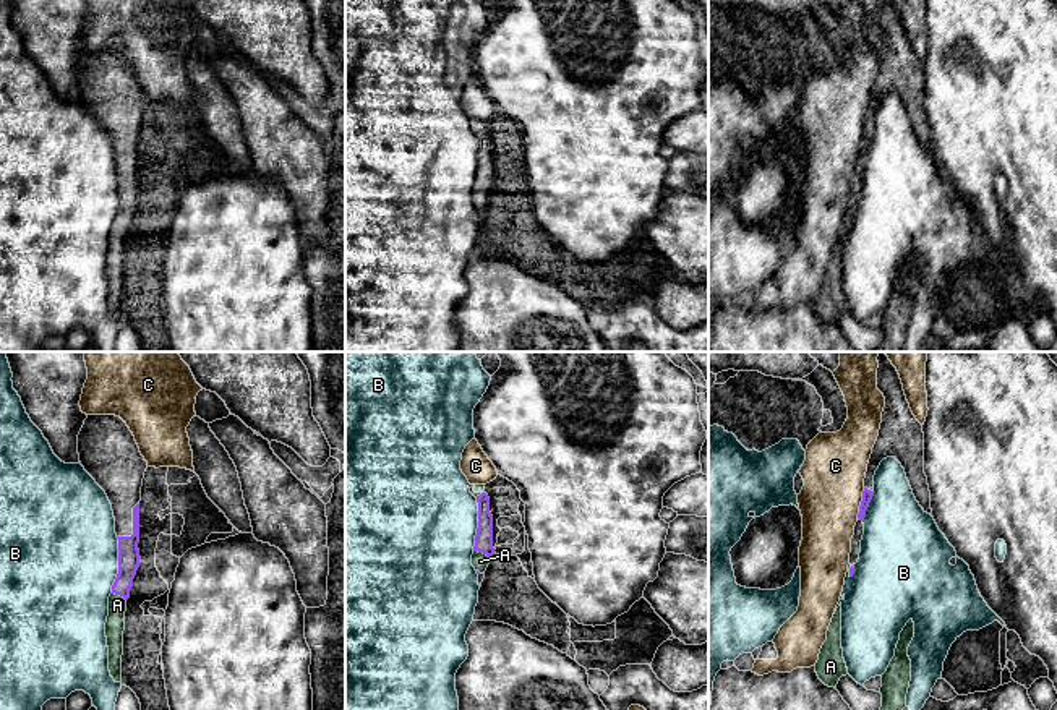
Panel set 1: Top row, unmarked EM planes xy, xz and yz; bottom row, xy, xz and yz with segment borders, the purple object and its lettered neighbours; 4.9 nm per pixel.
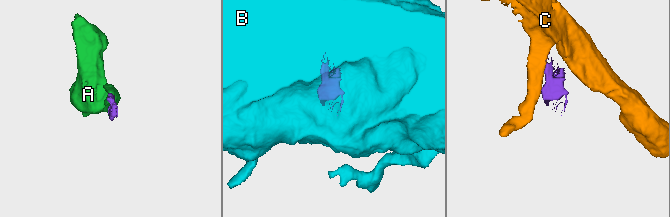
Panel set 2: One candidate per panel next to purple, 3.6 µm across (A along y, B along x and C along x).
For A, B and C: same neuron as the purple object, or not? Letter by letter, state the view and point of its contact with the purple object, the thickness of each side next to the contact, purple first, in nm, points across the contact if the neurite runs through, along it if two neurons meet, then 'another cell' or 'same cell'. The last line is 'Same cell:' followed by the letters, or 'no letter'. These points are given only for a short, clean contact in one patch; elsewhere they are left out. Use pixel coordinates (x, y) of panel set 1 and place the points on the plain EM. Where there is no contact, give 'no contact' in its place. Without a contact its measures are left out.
A: contact xz (482, 188); calibres 100 and 90 nm; way xz (483, 177), (482, 188), (480, 198); same cell
B: contact xy (119, 201); calibres 110 and 500 nm; another cell
C: contact yz (861, 140); calibres 50 and 320 nm; another cell
Same cell: A

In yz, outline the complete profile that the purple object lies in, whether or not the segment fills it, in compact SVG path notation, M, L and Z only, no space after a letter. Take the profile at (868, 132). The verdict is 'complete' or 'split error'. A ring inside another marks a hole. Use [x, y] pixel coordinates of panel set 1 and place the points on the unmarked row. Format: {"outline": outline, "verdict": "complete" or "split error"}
{"outline": "M879 0L877 26L885 34L882 60L877 78L867 101L862 138L858 156L864 157L874 133L874 112L880 99L895 94L905 105L913 131L924 149L932 152L931 128L924 110L924 70L922 62L913 52L903 21L892 0Z", "verdict": "split error"}

